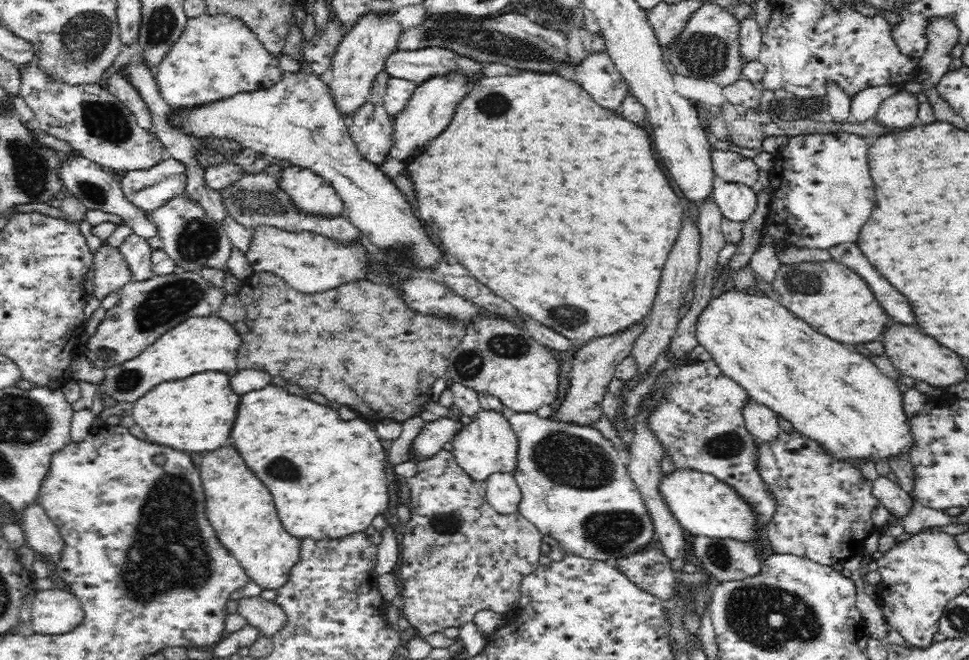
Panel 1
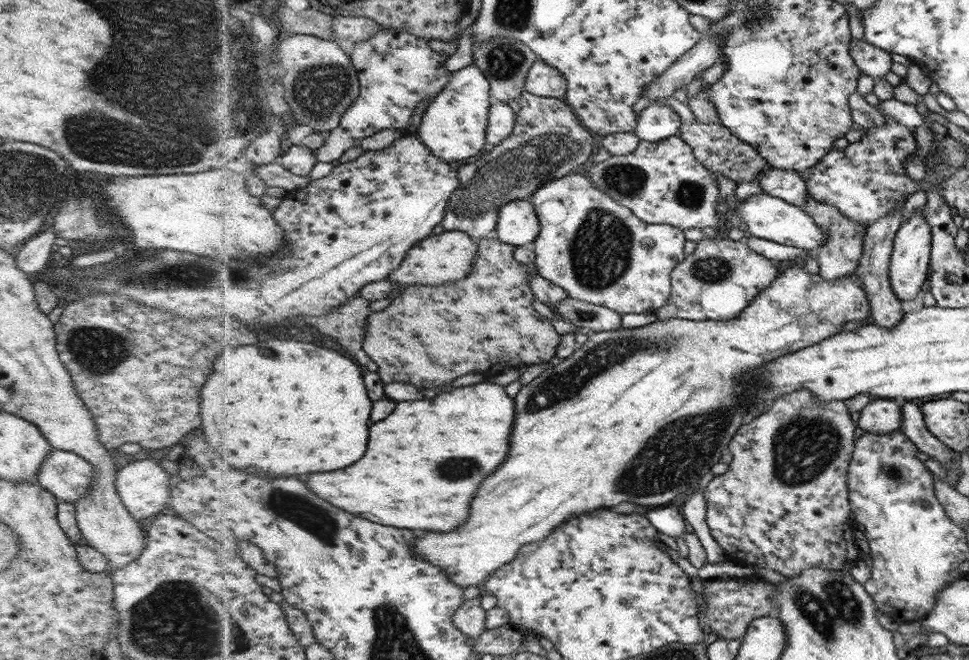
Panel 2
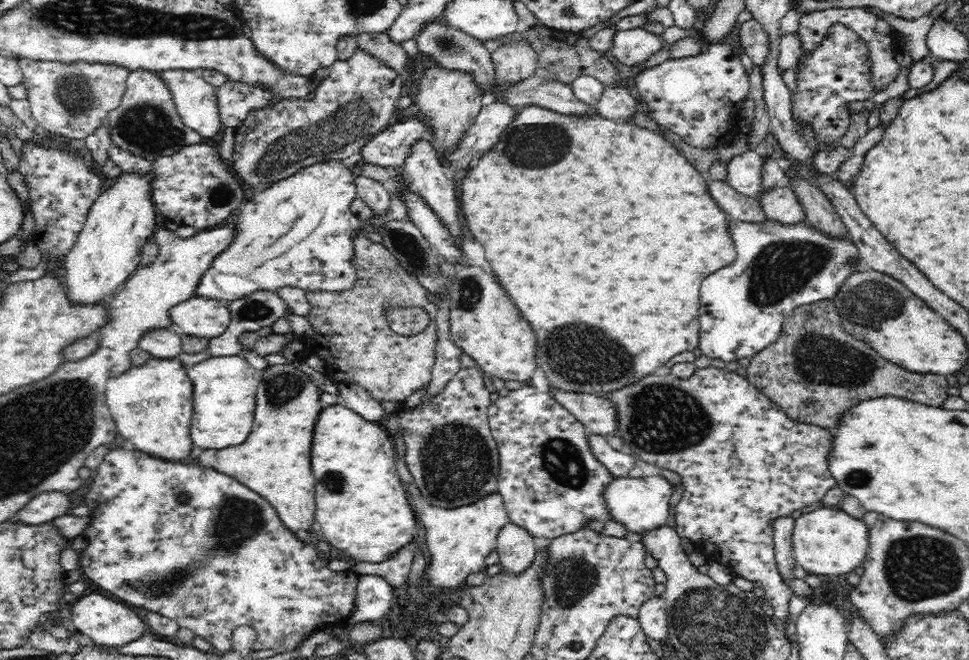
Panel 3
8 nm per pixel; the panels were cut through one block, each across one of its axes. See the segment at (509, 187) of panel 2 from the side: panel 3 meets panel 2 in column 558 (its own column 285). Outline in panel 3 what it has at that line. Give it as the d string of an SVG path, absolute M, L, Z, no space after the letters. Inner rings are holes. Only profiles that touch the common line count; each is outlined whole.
M357 48L345 61L334 61L326 78L320 80L313 100L286 99L264 108L250 110L248 117L235 129L234 170L238 176L254 190L266 190L285 178L297 174L301 169L336 160L349 163L358 158L364 144L378 133L389 128L390 118L395 116L397 102L402 94L402 81L398 71L384 65L380 59L372 57L366 50Z

